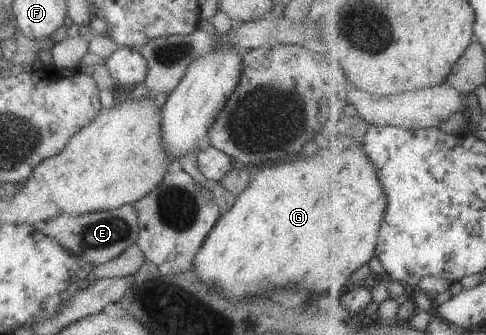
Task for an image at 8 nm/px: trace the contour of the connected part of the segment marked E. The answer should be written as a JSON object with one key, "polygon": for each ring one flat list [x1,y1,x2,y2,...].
{"polygon":[[132,205,119,206,115,209,86,213,80,216,60,214,56,218,38,221,31,225,38,232,54,238,56,244,68,248,68,252,86,260,88,264,92,264,94,267,116,258,130,244,134,244,138,236,136,210,132,208]]}

